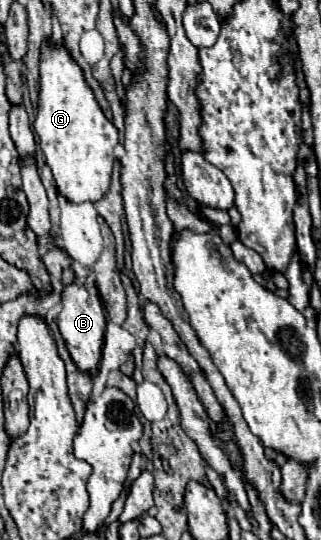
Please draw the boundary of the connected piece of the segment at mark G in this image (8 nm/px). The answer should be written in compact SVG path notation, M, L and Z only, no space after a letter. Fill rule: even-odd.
M53 40L45 42L41 54L41 90L35 132L39 134L39 146L61 196L79 204L97 202L107 194L115 164L113 148L119 142L119 132L101 112L81 68L71 60L67 48L57 46Z

